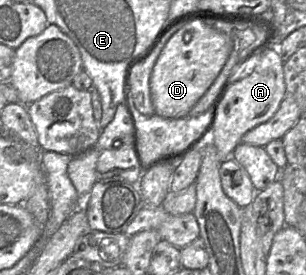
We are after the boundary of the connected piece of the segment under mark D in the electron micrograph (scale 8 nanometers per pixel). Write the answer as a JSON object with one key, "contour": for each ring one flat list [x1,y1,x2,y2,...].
{"contour":[[187,18,177,29,161,51,150,77,155,114,167,119,184,118,189,114,215,81,232,51,231,39,209,26,206,20]]}

